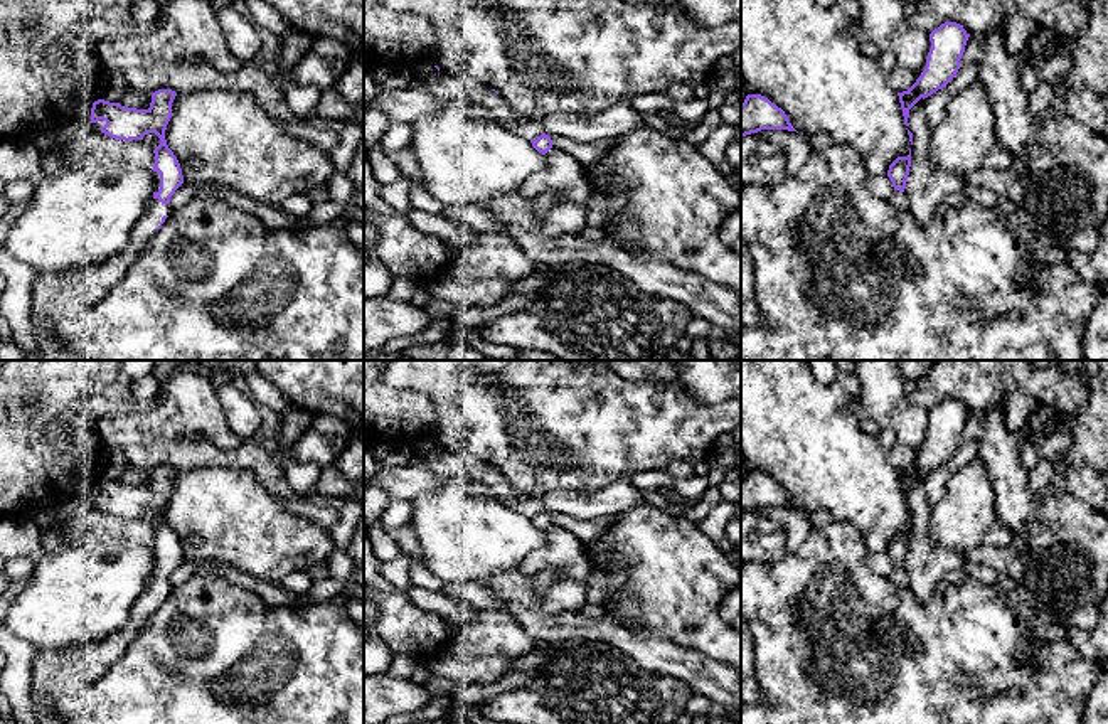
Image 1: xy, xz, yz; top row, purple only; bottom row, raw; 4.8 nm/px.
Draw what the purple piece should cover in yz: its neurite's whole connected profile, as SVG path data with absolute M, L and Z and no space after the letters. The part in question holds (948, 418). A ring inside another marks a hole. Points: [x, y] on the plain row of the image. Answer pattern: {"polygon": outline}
{"polygon": "M945 399L930 411L931 426L924 448L908 468L898 470L906 503L909 487L921 475L946 465L956 453L968 414L970 411L956 399Z"}

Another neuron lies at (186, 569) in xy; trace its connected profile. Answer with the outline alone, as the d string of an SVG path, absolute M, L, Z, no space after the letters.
M184 559L175 571L170 574L170 583L173 586L185 583L187 579L199 574L199 567L194 561Z

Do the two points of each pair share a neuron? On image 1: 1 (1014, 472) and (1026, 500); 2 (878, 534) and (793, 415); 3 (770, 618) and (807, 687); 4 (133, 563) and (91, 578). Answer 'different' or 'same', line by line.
1: same
2: same
3: same
4: same

